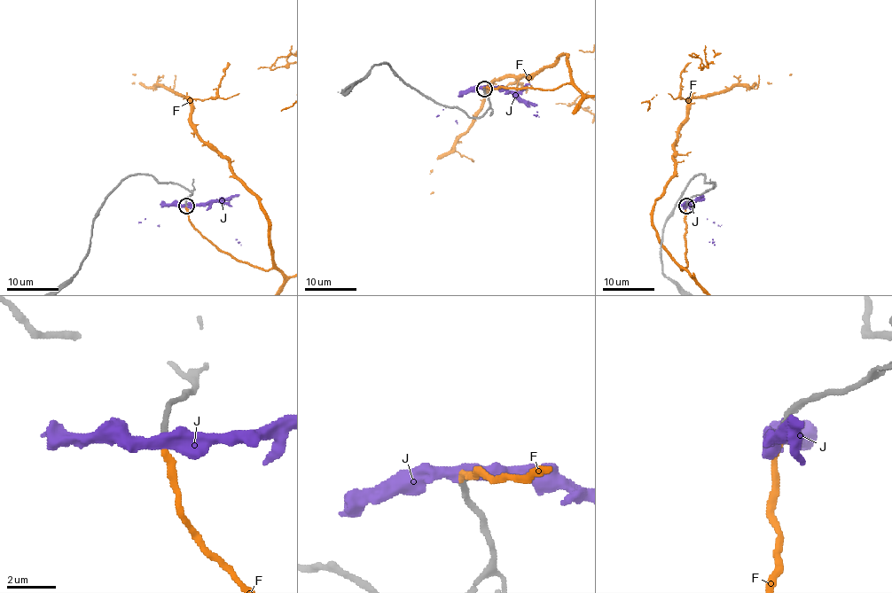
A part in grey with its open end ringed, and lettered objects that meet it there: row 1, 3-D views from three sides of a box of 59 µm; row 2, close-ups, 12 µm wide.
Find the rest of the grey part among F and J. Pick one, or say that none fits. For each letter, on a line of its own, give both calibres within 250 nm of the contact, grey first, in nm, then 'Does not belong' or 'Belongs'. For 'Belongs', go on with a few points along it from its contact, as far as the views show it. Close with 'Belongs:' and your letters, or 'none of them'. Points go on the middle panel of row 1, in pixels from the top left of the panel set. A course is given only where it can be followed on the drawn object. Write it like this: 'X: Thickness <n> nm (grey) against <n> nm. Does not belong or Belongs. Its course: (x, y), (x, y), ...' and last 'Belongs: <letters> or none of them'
F: Thickness 220 nm (grey) against 280 nm. Does not belong
J: Thickness 240 nm (grey) against 500 nm. Does not belong
Belongs: none of them

